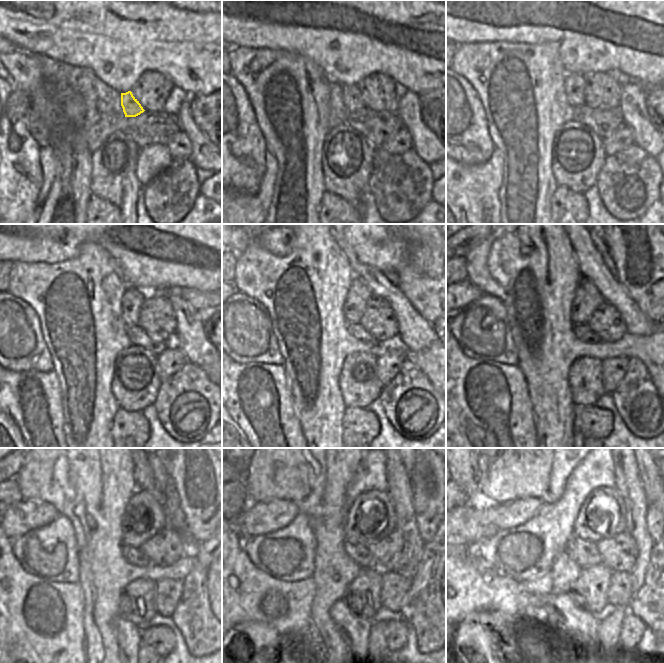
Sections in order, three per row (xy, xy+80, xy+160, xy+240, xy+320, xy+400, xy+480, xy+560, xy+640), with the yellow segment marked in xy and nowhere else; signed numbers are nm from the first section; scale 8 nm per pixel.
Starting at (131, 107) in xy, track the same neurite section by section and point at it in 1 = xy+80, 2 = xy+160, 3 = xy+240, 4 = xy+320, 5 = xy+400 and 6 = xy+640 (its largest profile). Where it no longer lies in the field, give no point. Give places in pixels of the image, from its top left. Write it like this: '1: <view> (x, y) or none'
1: xy+80 (352, 100)
2: xy+160 (574, 82)
3: xy+240 (133, 297)
4: xy+320 (359, 293)
5: xy+400 (587, 298)
6: xy+640 (602, 515)

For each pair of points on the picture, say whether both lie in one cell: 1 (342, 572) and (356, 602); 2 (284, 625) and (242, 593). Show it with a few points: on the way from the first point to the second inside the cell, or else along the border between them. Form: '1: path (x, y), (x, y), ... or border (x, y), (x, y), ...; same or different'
1: border (361, 569), (359, 574), (347, 586), (342, 598); different
2: path (274, 616), (265, 616), (252, 603); same

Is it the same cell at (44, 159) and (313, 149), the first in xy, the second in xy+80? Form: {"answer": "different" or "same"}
{"answer": "different"}

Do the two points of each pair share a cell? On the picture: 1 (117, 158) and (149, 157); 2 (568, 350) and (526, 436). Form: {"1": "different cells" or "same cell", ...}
{"1": "different cells", "2": "different cells"}

